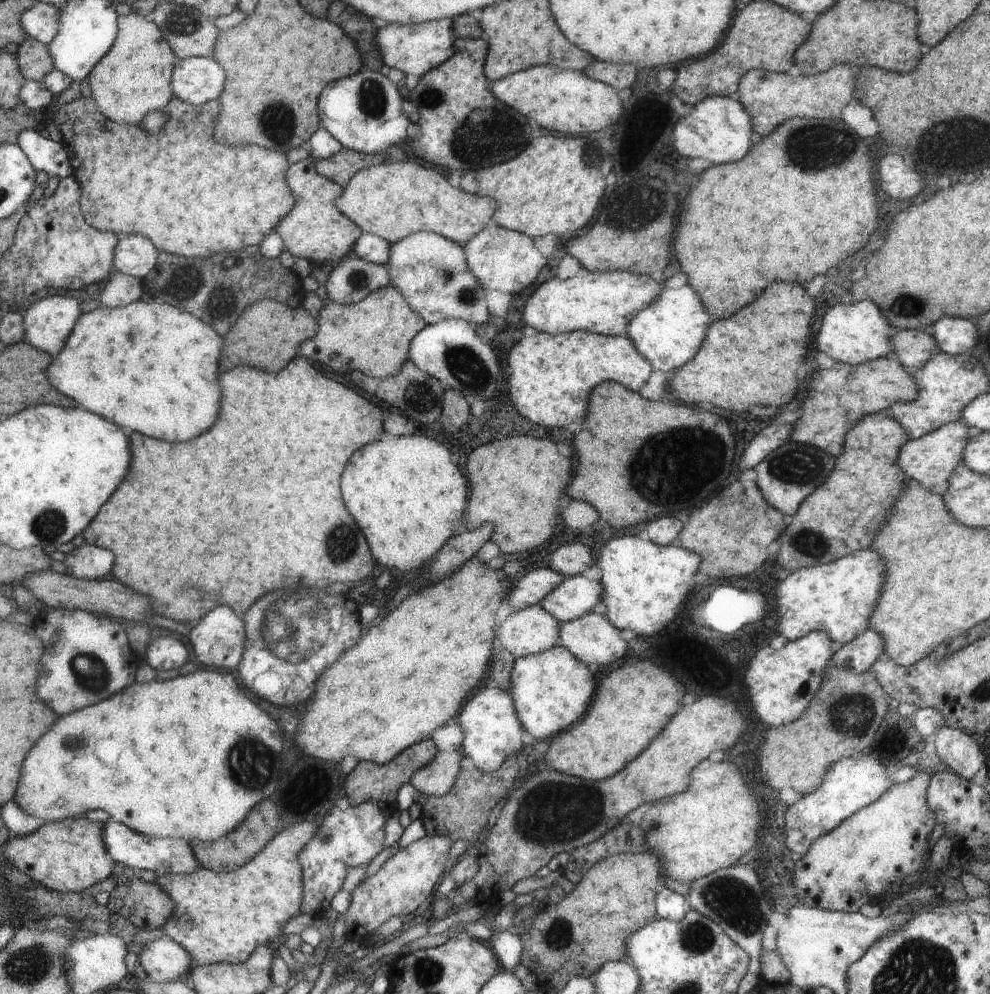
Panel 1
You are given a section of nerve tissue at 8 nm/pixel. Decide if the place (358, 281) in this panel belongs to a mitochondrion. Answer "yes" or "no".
yes

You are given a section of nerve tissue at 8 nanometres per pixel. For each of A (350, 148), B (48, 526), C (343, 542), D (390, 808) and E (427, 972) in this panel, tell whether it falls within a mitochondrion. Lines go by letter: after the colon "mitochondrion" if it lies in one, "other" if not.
A: other
B: mitochondrion
C: mitochondrion
D: other
E: mitochondrion

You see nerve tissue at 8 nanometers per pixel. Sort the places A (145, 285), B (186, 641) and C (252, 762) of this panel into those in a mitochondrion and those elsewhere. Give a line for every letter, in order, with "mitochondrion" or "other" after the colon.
A: other
B: other
C: mitochondrion

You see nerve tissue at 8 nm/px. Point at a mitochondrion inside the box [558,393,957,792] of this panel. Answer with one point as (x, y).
(796, 464)

